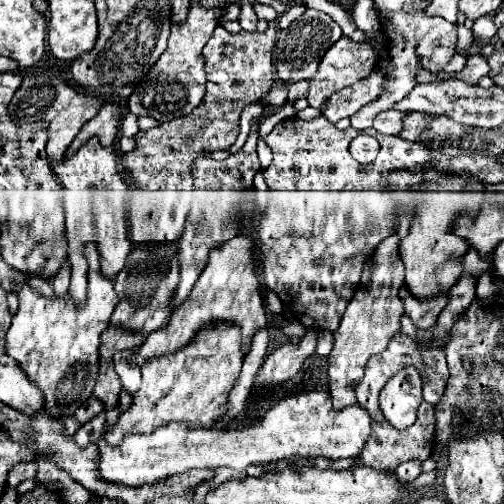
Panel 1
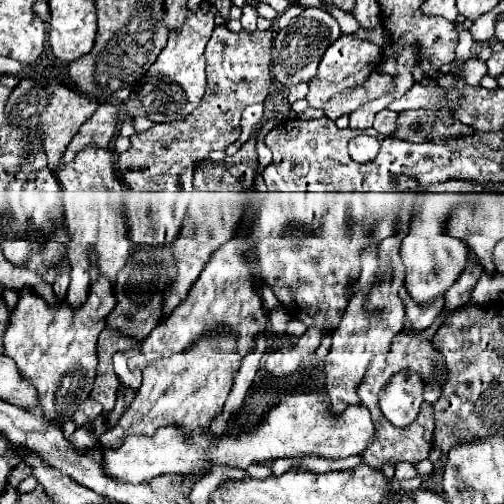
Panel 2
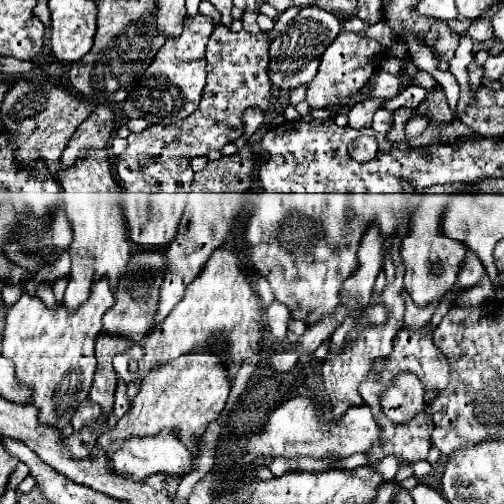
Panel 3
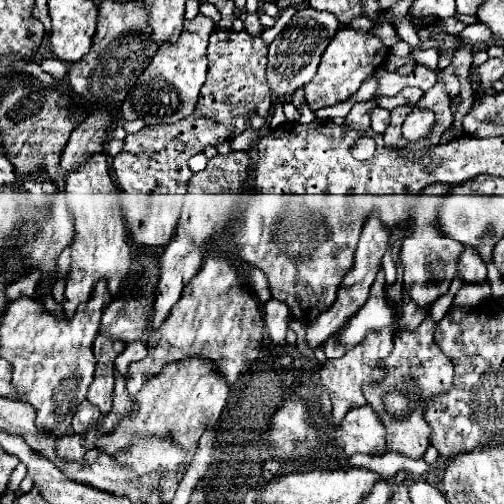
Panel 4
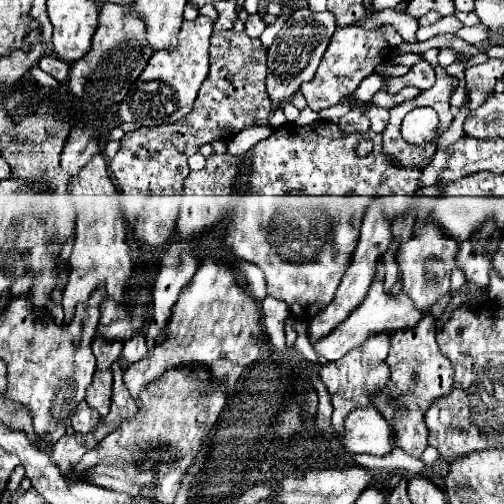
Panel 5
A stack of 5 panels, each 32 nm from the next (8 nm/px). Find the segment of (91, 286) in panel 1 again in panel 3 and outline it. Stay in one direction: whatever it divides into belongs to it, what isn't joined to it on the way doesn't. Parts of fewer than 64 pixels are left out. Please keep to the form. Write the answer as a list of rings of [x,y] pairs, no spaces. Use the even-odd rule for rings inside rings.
[[[108,280],[94,282],[90,298],[76,312],[68,312],[64,306],[48,310],[40,298],[26,292],[6,310],[2,356],[14,360],[18,382],[32,388],[32,402],[40,408],[40,420],[48,426],[54,424],[58,430],[70,424],[78,404],[88,398],[96,370],[94,342],[102,332],[102,316],[116,302]]]

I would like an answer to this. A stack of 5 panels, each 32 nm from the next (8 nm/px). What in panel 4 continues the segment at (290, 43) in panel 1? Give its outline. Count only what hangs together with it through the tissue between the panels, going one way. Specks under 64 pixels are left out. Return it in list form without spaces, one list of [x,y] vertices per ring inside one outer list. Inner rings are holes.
[[[300,8],[294,18],[286,24],[286,28],[274,38],[268,52],[268,84],[276,98],[284,98],[292,94],[296,88],[304,86],[314,78],[320,58],[326,46],[332,42],[338,32],[340,22],[330,12],[320,12],[314,8]]]

